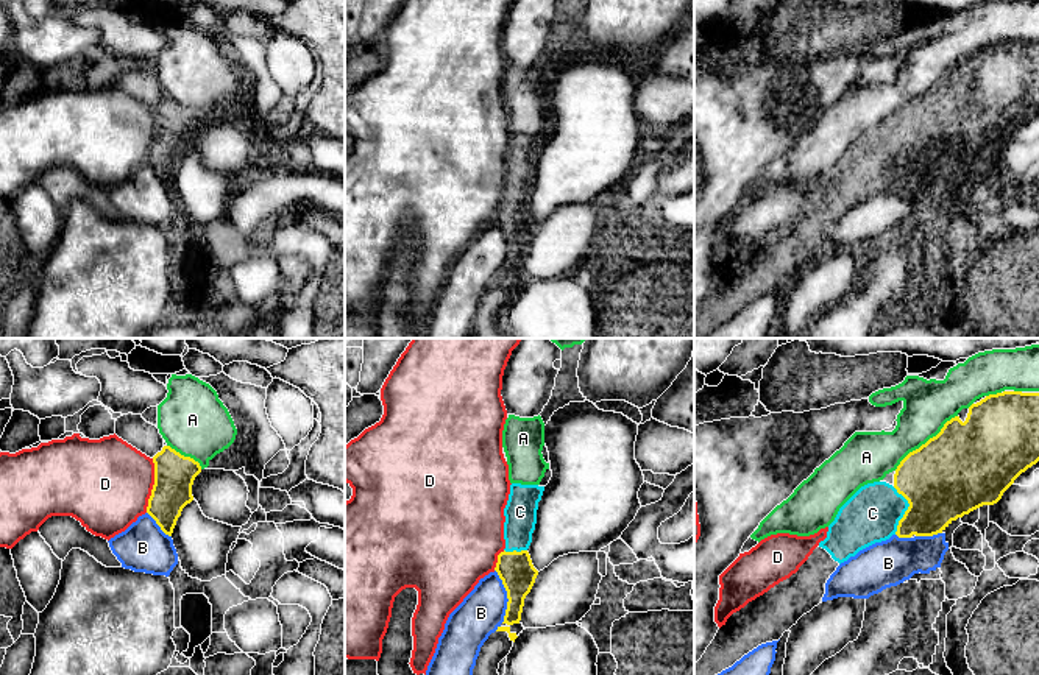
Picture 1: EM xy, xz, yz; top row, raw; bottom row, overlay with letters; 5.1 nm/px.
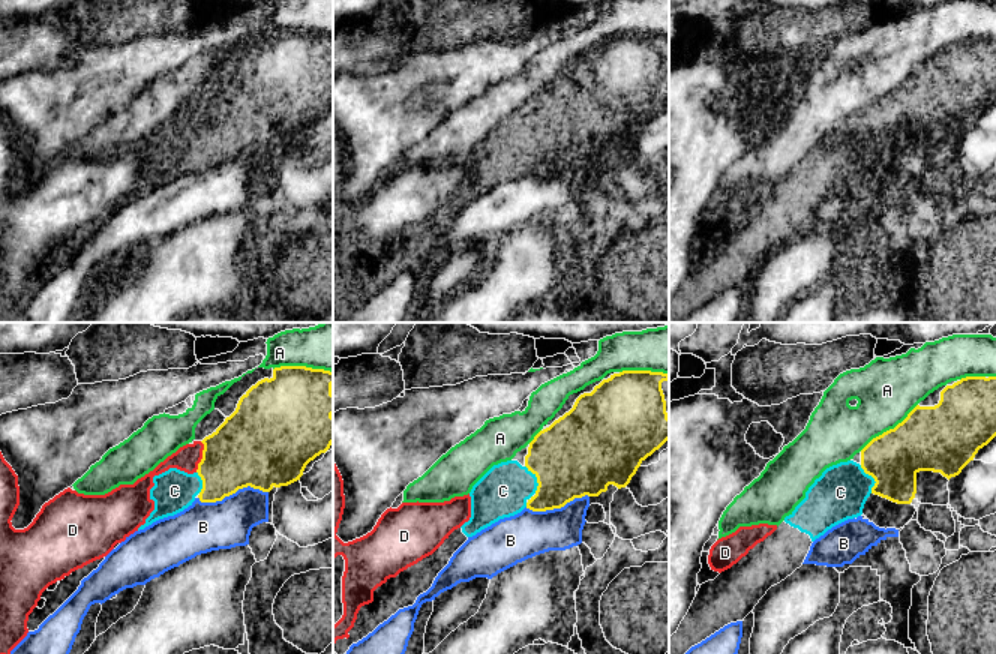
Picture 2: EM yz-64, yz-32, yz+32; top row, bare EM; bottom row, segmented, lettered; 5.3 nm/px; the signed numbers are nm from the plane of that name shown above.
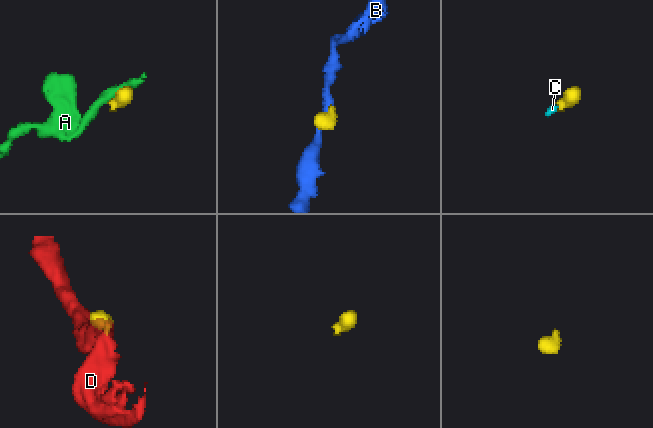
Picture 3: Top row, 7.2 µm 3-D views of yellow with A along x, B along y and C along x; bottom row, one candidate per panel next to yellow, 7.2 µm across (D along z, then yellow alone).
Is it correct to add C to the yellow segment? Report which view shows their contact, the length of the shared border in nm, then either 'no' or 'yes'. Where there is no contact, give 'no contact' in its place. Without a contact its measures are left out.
meets yellow in yz; contact 240 nm long; yes

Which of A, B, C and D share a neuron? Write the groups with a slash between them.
A / B / C / D

